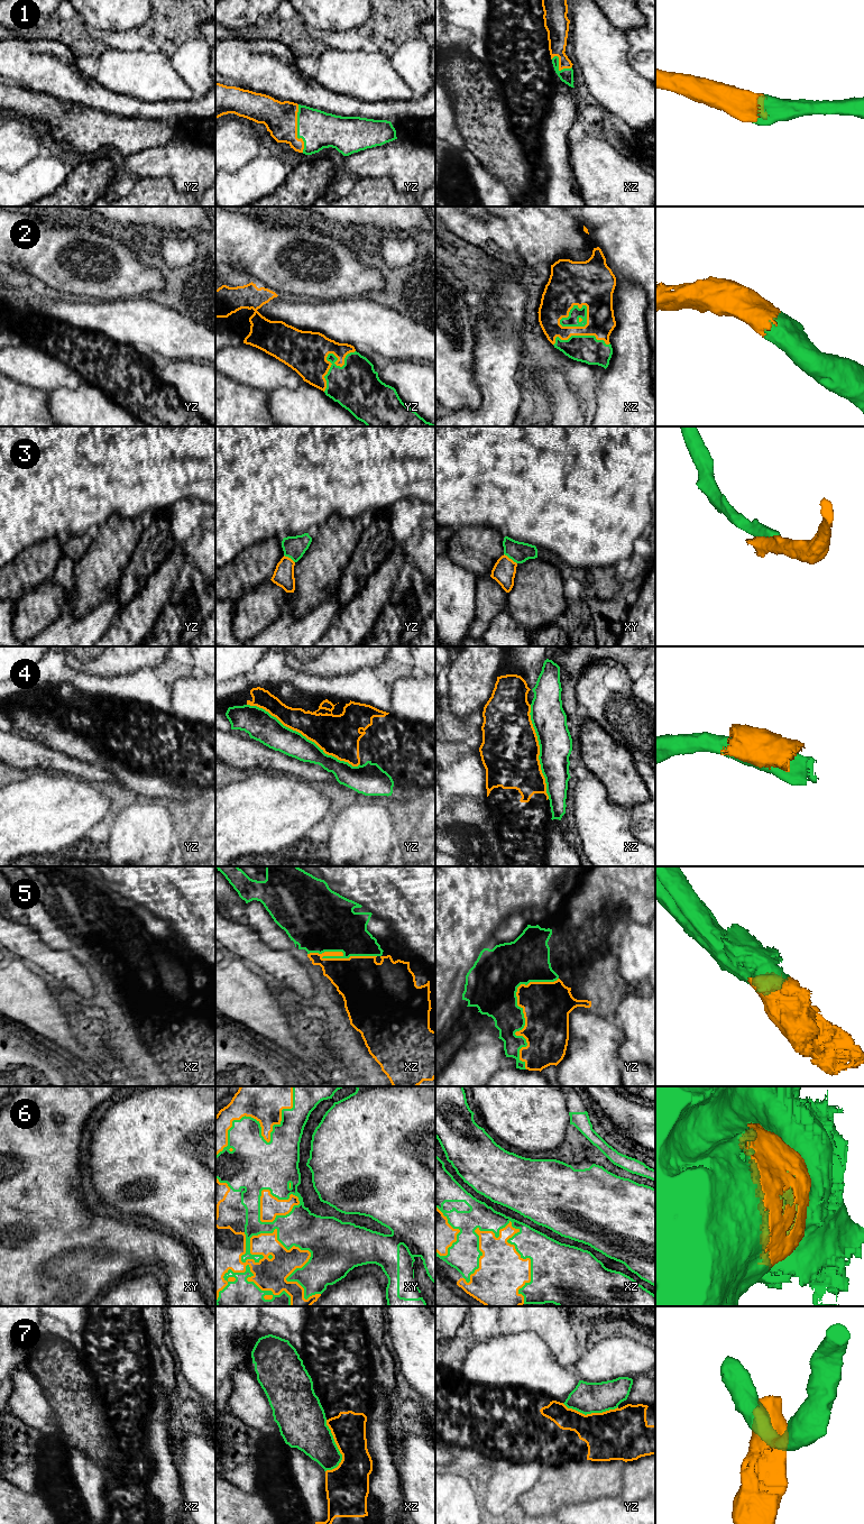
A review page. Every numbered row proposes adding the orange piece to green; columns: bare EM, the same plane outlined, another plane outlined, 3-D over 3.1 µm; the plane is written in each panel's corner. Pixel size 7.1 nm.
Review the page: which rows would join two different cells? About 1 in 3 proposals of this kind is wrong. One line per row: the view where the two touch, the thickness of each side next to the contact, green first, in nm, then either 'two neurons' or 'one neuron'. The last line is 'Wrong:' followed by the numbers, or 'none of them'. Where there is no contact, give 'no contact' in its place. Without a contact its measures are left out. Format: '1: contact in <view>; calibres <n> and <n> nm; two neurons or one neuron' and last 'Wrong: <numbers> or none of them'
1: contact in yz; calibres 260 and 240 nm; one neuron
2: contact in xz; calibres 90 and 340 nm; one neuron
3: contact in xy; calibres 150 and 160 nm; two neurons
4: contact in yz; calibres 200 and 300 nm; two neurons
5: contact in yz; calibres 320 and 340 nm; one neuron
6: contact in xy; calibres 260 and 190 nm; one neuron
7: contact in xz; calibres 280 and 280 nm; two neurons
Wrong: 3, 4, 7

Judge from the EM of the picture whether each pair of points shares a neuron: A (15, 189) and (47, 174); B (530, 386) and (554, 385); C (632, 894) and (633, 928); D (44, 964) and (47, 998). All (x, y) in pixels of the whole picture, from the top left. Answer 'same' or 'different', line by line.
A: same
B: different
C: different
D: different

